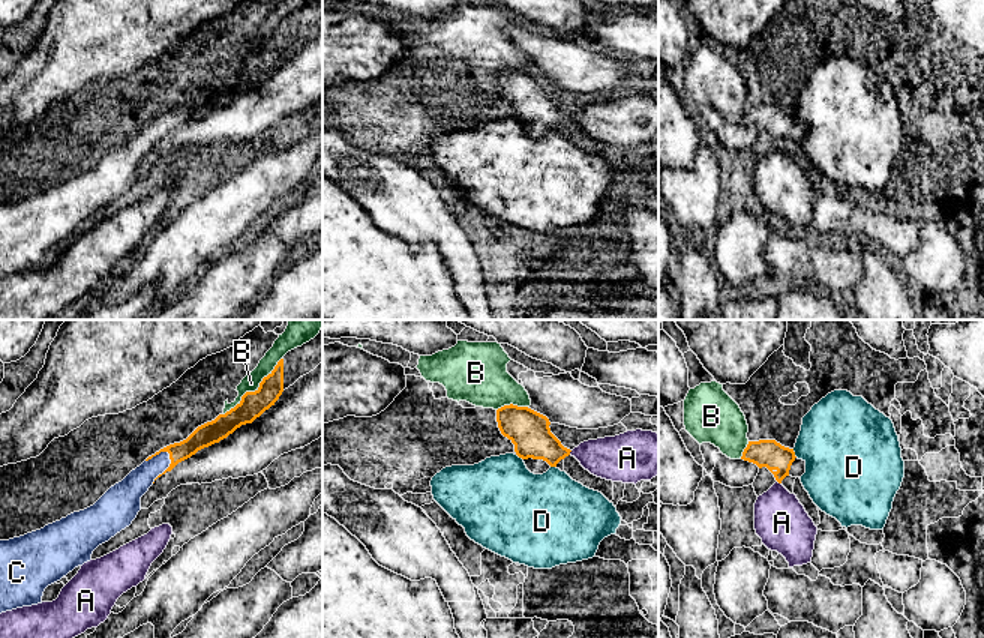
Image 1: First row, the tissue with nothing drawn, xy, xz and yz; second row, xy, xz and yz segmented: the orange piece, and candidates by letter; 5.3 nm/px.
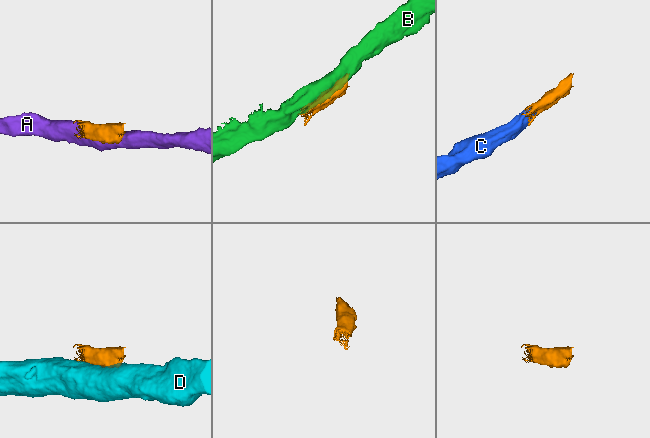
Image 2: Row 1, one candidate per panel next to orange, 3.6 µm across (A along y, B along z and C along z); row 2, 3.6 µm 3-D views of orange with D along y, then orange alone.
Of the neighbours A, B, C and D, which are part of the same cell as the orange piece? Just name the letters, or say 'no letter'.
C

